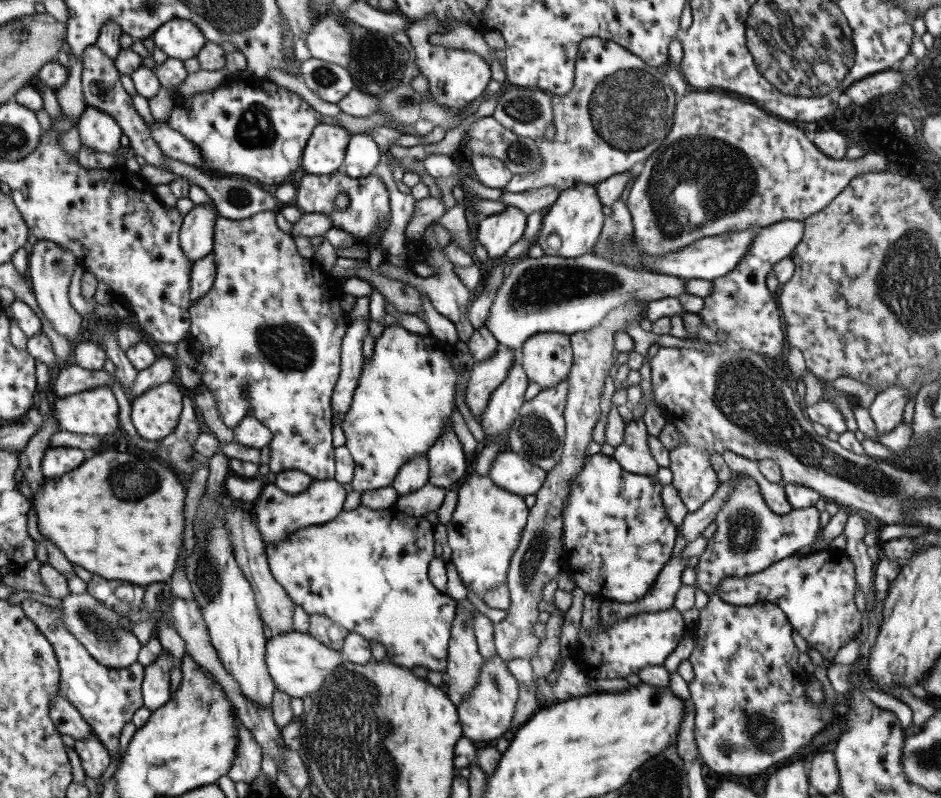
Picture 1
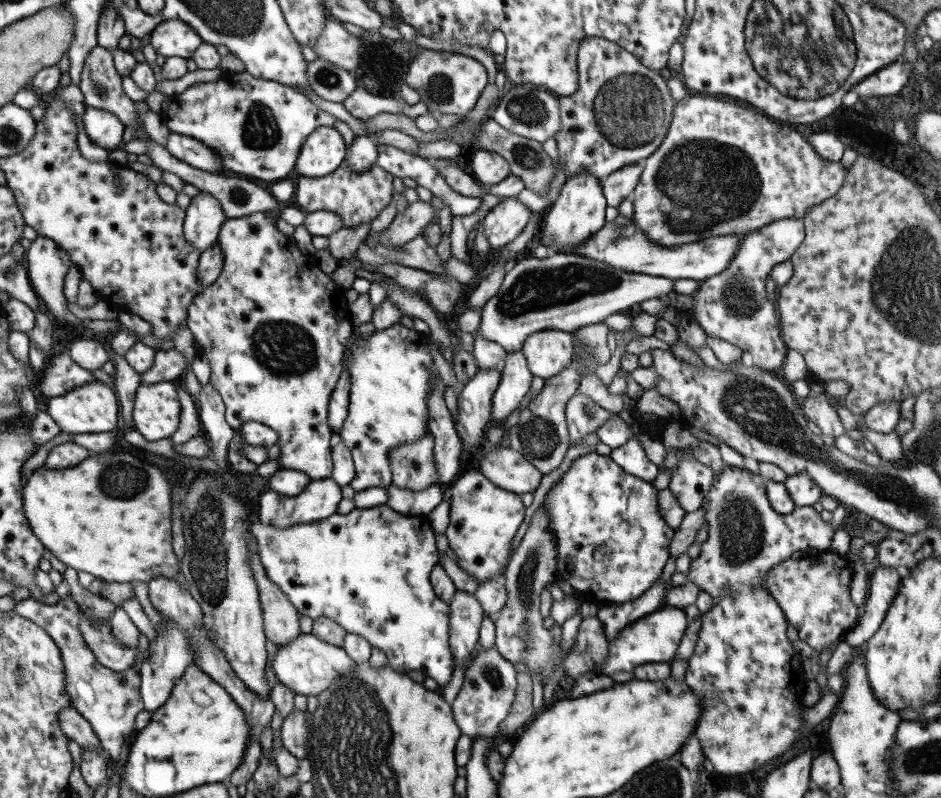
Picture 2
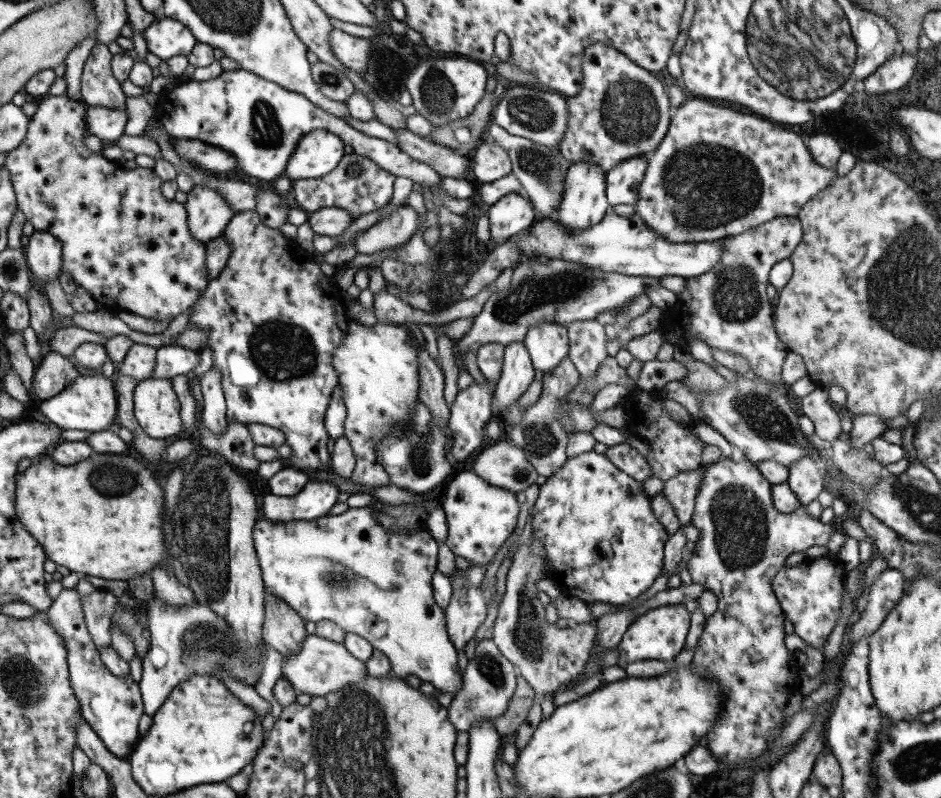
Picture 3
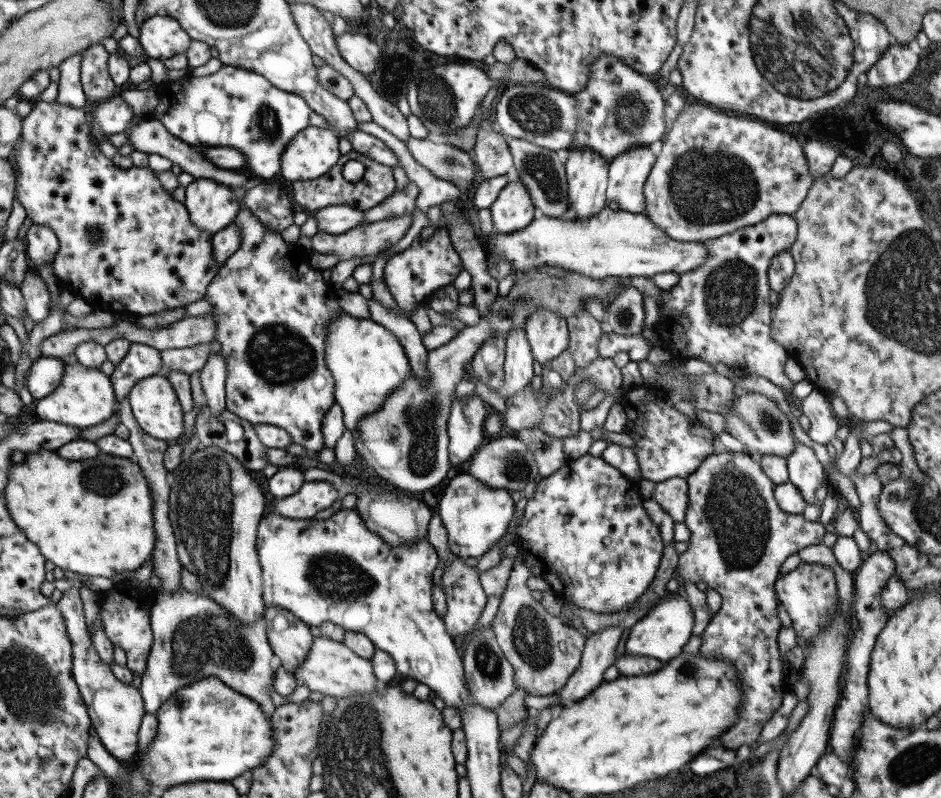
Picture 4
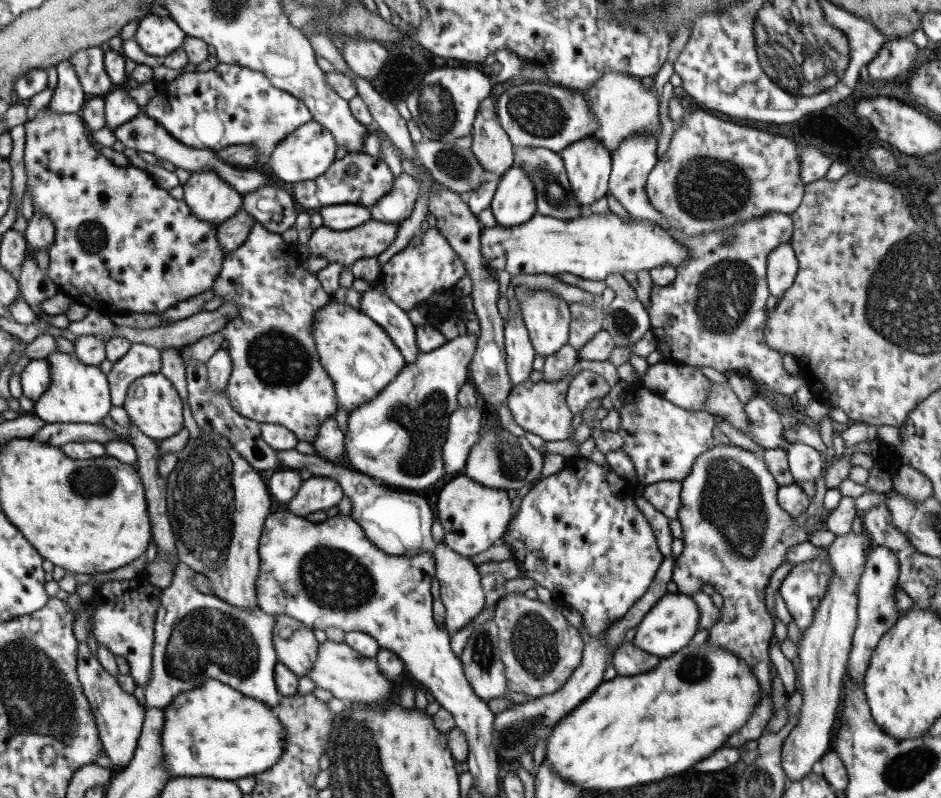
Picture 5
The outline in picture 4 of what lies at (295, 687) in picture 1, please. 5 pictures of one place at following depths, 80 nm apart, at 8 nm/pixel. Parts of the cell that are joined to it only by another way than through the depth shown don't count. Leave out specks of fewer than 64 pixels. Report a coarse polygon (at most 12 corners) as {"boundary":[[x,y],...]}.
{"boundary":[[312,640],[296,686],[345,698],[379,686],[369,659],[342,641]]}

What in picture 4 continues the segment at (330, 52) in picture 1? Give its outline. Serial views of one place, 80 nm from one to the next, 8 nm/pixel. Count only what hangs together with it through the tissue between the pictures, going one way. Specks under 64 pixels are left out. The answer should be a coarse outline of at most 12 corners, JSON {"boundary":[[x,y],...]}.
{"boundary":[[346,31],[334,39],[341,59],[369,75],[379,46]]}

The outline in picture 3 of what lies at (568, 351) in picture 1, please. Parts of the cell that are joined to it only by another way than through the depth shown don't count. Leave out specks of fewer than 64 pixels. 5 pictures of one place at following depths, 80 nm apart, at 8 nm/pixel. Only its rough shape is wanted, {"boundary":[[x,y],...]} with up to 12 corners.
{"boundary":[[545,321],[524,334],[533,368],[552,371],[568,353],[566,327]]}

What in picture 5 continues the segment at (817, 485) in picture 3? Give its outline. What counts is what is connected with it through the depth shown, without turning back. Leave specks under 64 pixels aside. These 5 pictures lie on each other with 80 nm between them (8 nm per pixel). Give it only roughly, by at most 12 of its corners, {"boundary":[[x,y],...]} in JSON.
{"boundary":[[791,443],[785,457],[796,485],[822,475],[817,450]]}

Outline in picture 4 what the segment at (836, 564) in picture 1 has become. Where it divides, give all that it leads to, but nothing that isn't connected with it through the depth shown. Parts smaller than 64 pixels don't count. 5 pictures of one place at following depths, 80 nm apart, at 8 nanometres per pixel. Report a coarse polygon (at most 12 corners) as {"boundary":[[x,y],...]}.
{"boundary":[[799,563],[774,592],[809,642],[837,603],[833,571]]}

